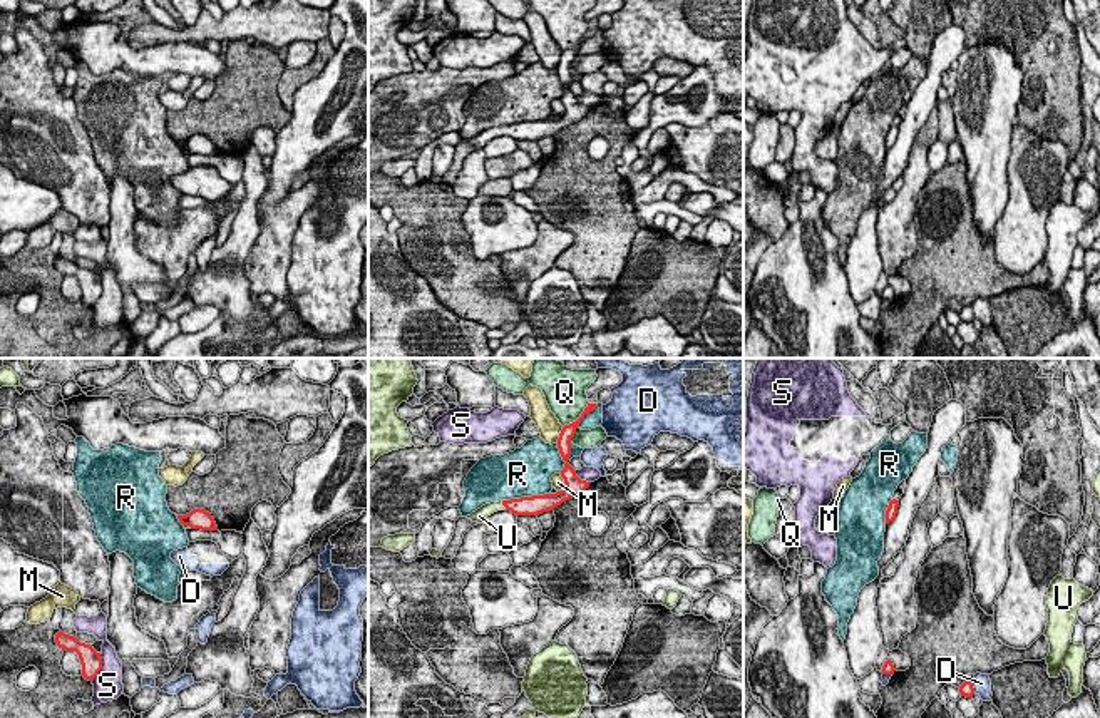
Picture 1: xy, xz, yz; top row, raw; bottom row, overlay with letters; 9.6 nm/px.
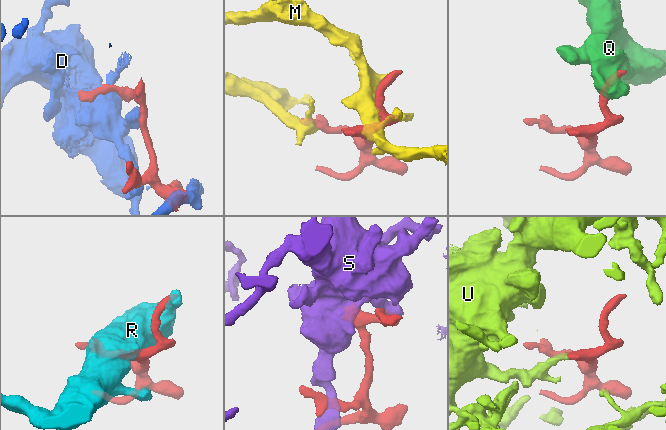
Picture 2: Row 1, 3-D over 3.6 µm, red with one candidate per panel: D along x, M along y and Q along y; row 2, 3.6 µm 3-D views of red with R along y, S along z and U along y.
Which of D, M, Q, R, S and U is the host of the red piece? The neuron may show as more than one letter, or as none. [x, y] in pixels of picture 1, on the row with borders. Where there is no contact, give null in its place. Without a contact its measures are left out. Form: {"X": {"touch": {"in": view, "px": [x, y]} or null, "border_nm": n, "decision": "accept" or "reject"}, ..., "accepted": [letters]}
{"D": {"touch": {"in": "yz", "px": [971, 687]}, "border_nm": 130, "decision": "reject"}, "M": {"touch": {"in": "xz", "px": [565, 482]}, "border_nm": 180, "decision": "reject"}, "Q": {"touch": {"in": "xz", "px": [580, 417]}, "border_nm": 360, "decision": "reject"}, "R": {"touch": {"in": "xz", "px": [568, 457]}, "border_nm": 320, "decision": "reject"}, "S": {"touch": {"in": "xy", "px": [101, 668]}, "border_nm": 280, "decision": "reject"}, "U": {"touch": {"in": "xz", "px": [503, 504]}, "border_nm": 110, "decision": "accept"}, "accepted": ["U"]}

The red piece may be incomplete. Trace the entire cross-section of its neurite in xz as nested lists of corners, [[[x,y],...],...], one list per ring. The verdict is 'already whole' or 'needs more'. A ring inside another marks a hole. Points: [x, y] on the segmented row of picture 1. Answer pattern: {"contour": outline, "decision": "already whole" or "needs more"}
{"contour": [[[588,403],[581,417],[576,422],[564,425],[559,433],[558,449],[563,460],[566,462],[564,469],[561,470],[561,477],[564,479],[566,485],[561,492],[491,502],[467,515],[467,519],[477,524],[484,524],[486,519],[497,510],[511,510],[516,515],[539,515],[542,512],[554,510],[558,505],[573,497],[584,494],[591,482],[581,480],[568,460],[571,455],[571,438],[574,437],[576,428],[579,427],[581,420],[596,408],[596,403]]], "decision": "needs more"}

